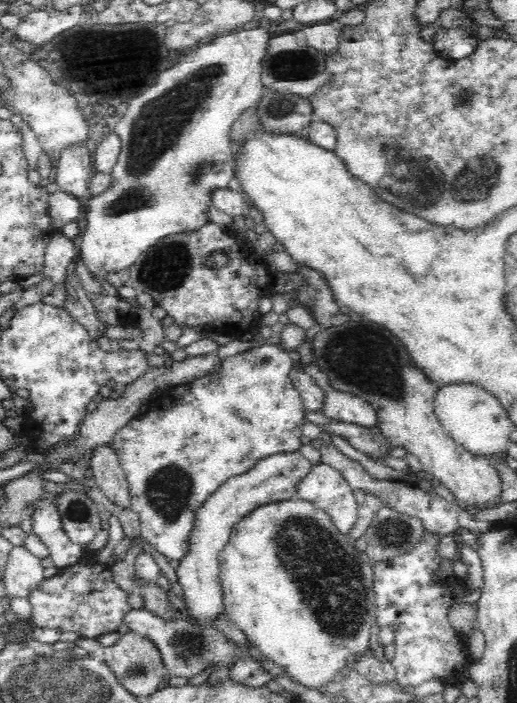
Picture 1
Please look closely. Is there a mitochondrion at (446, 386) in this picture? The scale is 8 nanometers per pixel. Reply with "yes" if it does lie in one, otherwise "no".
no

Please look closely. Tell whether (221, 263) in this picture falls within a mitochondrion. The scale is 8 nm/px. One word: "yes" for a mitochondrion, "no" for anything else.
no

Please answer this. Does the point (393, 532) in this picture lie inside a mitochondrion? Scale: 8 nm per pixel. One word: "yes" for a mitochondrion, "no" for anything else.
yes

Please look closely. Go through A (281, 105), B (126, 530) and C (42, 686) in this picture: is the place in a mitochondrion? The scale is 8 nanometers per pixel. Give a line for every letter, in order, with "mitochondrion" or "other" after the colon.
A: mitochondrion
B: other
C: mitochondrion

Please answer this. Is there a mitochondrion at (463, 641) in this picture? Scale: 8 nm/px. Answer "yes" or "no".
no

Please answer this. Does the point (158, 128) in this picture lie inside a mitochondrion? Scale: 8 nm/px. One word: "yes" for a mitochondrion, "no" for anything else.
yes

